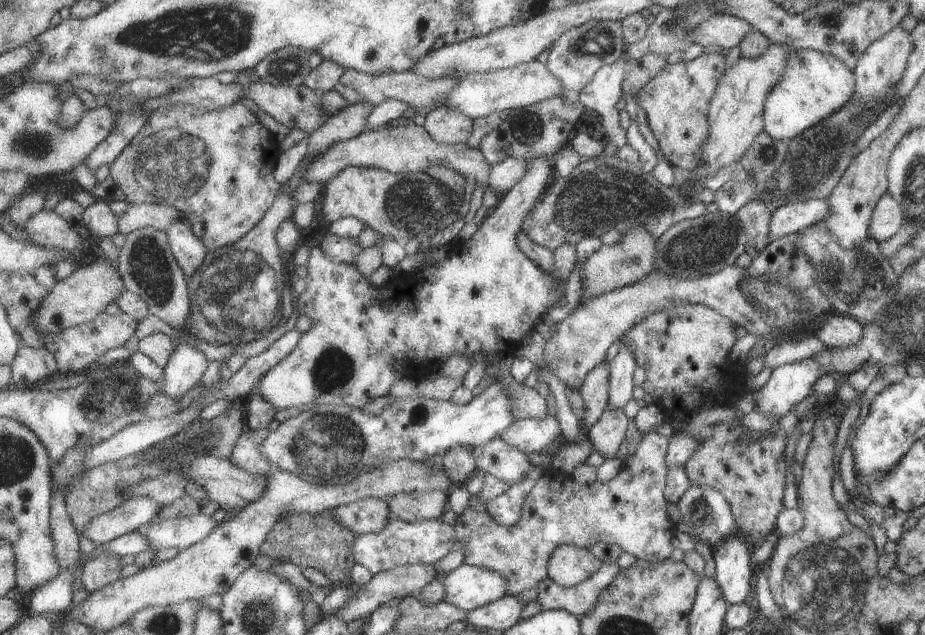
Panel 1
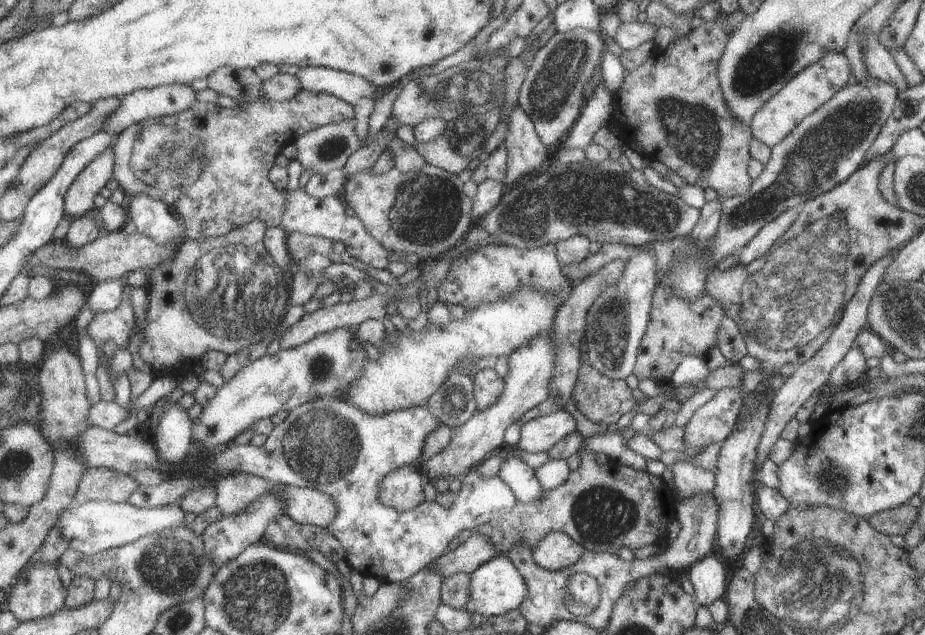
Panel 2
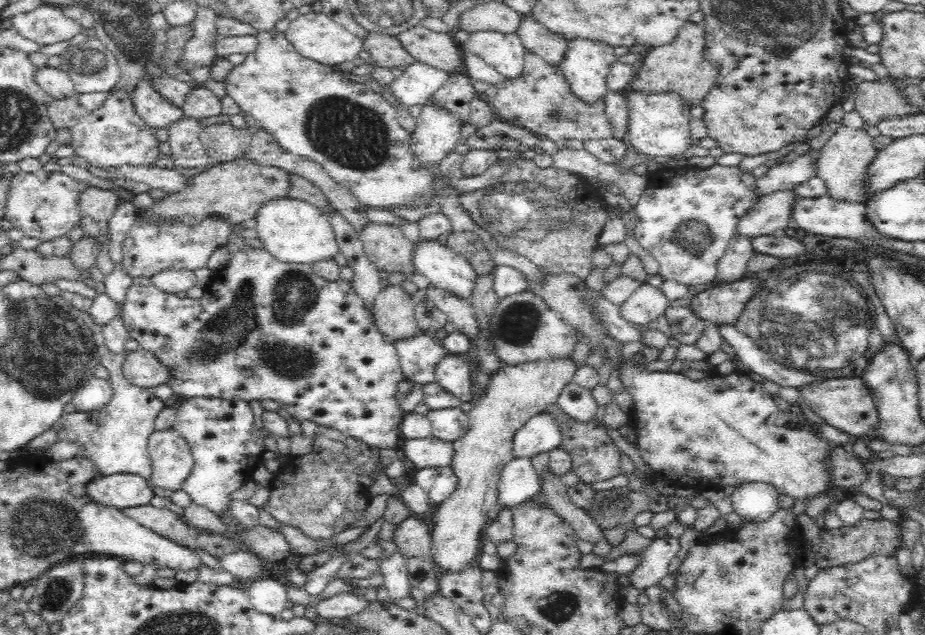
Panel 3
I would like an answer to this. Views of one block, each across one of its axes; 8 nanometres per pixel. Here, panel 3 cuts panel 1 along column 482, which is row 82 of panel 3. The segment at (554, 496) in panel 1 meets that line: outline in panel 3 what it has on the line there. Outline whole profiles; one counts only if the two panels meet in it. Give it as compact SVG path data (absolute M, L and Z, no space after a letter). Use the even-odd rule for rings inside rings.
M530 51L525 52L523 61L523 72L519 78L512 82L503 80L491 85L484 94L485 103L497 118L554 142L561 138L584 141L613 137L610 123L605 118L606 94L594 105L586 105L573 96L572 89L558 65L550 65Z

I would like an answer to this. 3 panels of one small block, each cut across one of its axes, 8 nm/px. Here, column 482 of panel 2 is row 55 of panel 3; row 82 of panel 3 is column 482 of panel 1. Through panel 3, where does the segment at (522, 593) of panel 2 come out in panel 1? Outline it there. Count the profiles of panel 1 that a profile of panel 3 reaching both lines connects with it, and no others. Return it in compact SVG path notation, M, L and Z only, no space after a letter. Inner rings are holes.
M462 563L442 578L444 602L471 611L507 594L507 580L499 572Z

